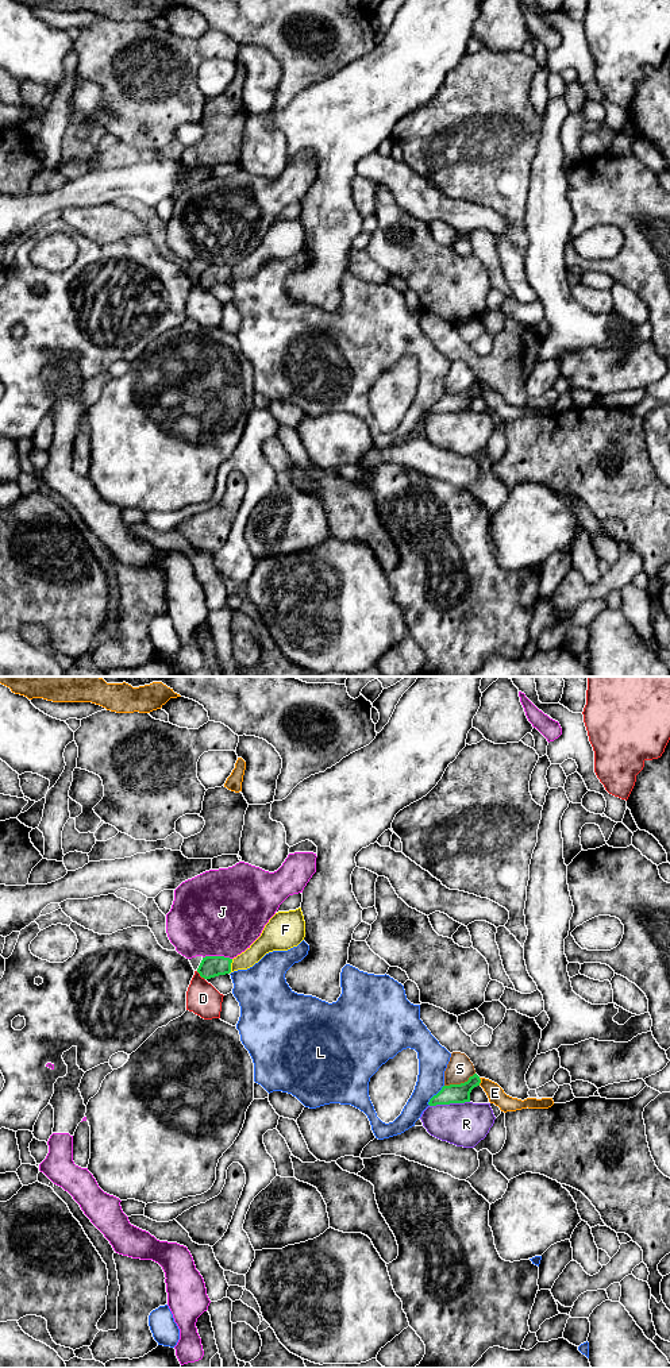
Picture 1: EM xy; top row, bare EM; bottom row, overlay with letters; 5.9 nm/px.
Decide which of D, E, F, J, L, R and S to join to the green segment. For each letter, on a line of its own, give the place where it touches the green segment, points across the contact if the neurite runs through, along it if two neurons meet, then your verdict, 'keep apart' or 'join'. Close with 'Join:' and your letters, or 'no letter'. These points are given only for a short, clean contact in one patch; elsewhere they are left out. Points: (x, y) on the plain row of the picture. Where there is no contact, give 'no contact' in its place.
D: xy (200, 284) | along xy (196, 280), (204, 288) | keep apart
E: xy (480, 390) | along xy (478, 386), (480, 393) | keep apart
F: xy (230, 274) | along xy (233, 268), (228, 281) | keep apart
J: xy (218, 265) | along xy (203, 265), (228, 265), (231, 268) | keep apart
L: xy (434, 404) | keep apart
R: xy (449, 412) | keep apart
S: xy (461, 392) | keep apart
Join: no letter

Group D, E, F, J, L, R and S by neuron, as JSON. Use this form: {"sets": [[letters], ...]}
{"sets": [["D"], ["E"], ["F"], ["J"], ["L"], ["R"], ["S"]]}

